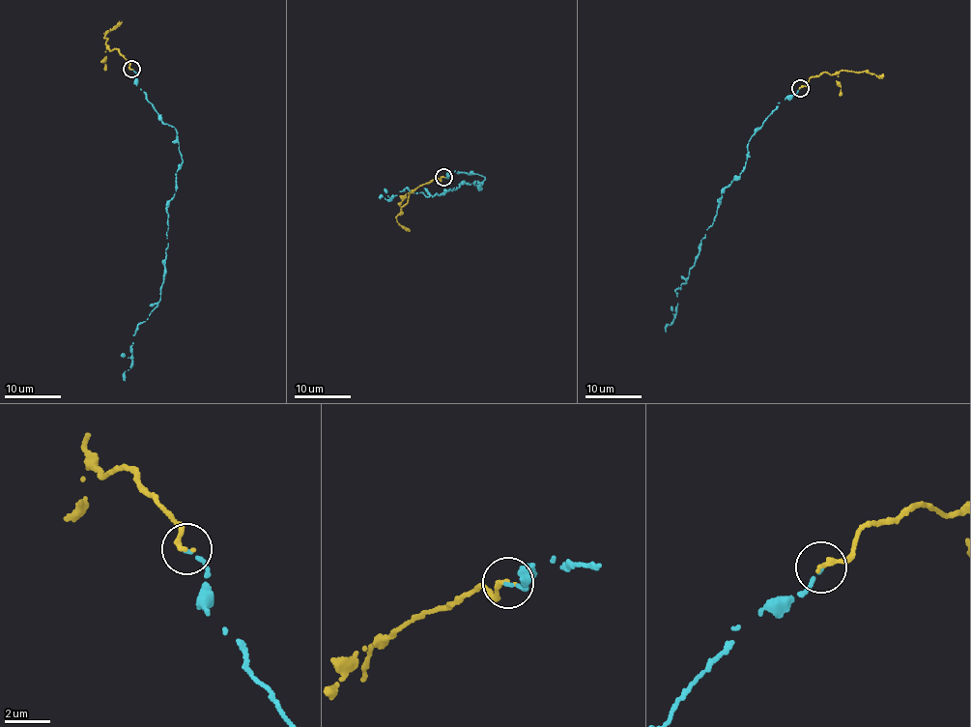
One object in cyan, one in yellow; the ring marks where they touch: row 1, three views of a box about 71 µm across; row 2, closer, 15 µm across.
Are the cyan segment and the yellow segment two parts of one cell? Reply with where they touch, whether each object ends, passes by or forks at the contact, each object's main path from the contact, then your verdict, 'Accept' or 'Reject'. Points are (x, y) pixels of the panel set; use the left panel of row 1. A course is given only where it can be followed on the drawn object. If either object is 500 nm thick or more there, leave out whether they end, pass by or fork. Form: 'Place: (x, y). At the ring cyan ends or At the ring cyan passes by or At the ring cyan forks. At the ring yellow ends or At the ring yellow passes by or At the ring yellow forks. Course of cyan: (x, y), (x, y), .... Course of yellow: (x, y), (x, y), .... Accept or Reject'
Place: (131, 69). At the ring cyan ends. At the ring yellow ends. Course of cyan: (131, 69), (162, 123), (176, 130), (183, 162), (167, 205), (159, 301), (133, 334), (124, 380). Course of yellow: (131, 69), (114, 48), (110, 50), (104, 36), (105, 32), (122, 22). Accept

